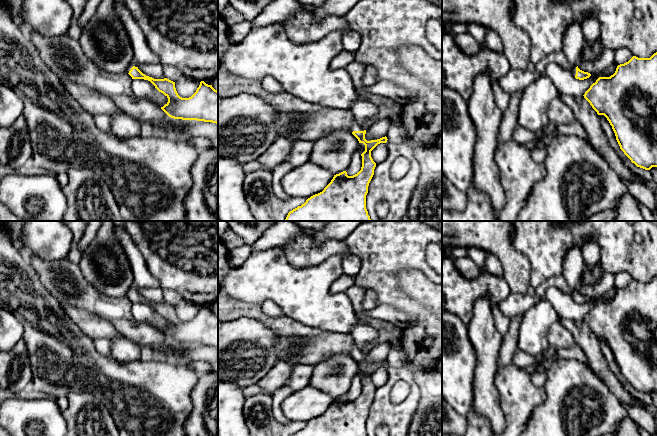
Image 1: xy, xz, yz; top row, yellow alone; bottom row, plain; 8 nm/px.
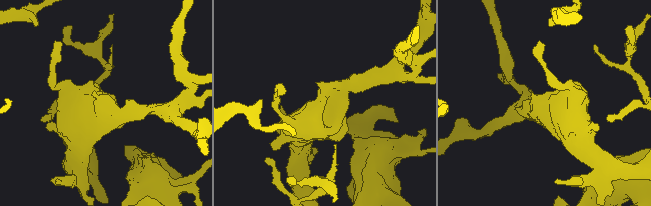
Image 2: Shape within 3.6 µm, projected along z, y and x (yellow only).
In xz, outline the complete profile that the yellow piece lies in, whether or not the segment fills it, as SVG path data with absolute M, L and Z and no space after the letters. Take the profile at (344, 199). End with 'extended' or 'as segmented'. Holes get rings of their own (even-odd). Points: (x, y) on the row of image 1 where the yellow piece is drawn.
M355 119L350 131L359 143L365 145L365 151L361 154L361 170L353 176L348 176L346 171L334 175L322 192L290 211L285 221L372 221L366 209L368 186L376 167L371 151L388 139L385 136L367 141L366 130Z; extended

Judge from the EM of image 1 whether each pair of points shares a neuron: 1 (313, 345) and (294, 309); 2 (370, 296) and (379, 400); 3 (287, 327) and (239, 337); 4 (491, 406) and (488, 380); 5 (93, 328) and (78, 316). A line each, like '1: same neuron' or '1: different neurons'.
1: different neurons
2: different neurons
3: different neurons
4: same neuron
5: same neuron

